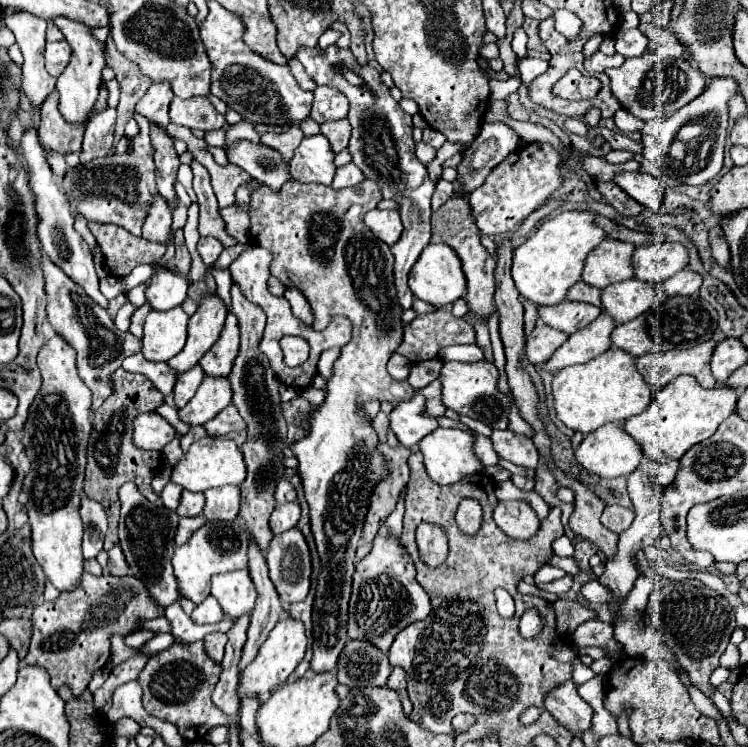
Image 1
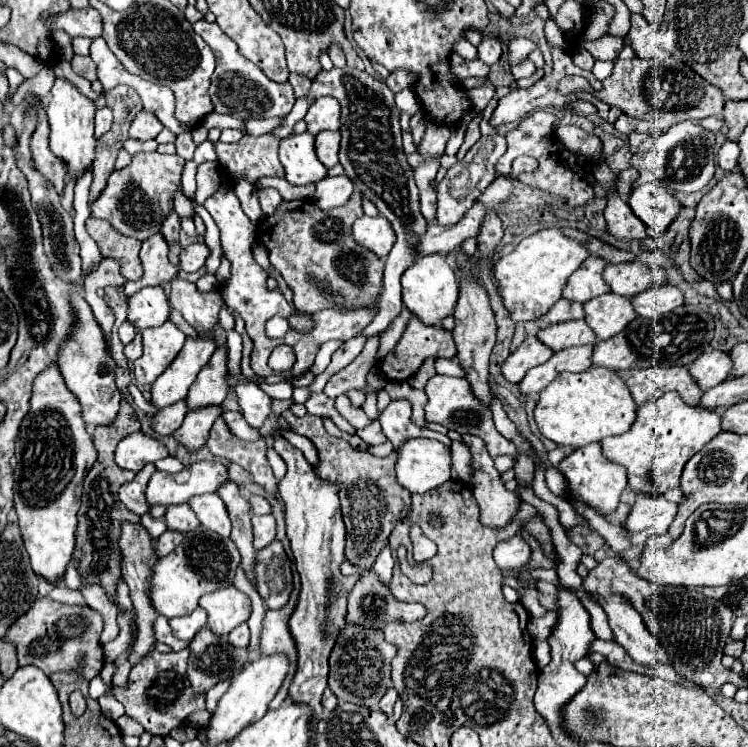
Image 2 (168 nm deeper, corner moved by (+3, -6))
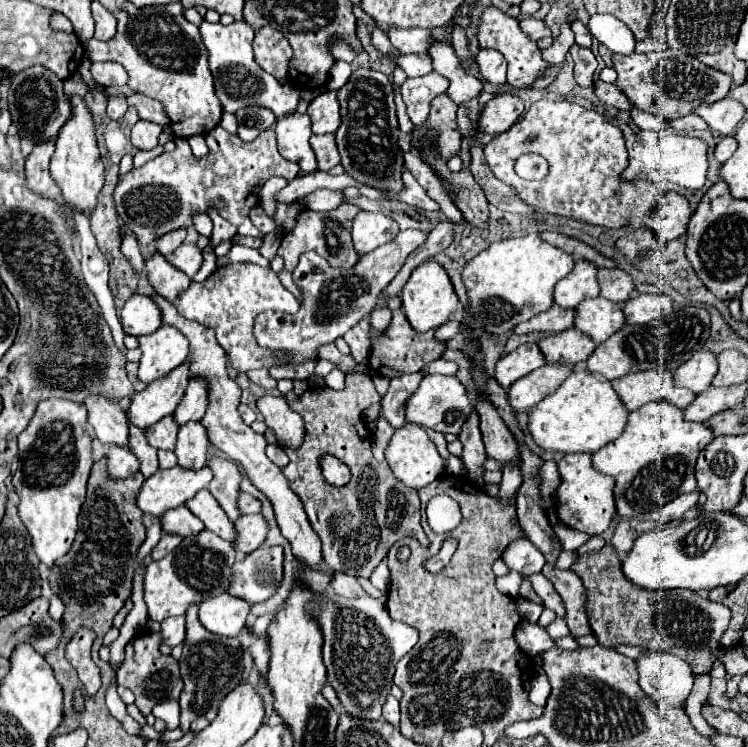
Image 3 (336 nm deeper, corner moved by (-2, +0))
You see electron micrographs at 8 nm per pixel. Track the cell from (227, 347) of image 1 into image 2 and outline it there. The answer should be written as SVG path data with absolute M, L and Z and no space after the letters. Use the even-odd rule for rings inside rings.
M219 347L209 363L199 371L195 383L187 393L187 409L199 409L209 405L221 405L227 397L227 349Z

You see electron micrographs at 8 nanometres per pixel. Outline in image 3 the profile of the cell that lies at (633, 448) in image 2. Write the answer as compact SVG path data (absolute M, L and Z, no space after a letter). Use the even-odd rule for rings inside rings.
M662 399L632 411L624 433L598 449L592 463L598 471L616 479L616 511L622 517L632 517L660 507L682 493L696 491L696 457L712 439L712 429L706 423L686 421L682 409Z

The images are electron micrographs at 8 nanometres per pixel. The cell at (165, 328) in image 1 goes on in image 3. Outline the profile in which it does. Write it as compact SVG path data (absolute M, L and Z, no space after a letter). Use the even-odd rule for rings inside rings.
M162 325L150 335L140 337L140 365L138 379L144 383L152 383L158 377L164 377L174 367L178 367L188 355L186 337L176 329Z

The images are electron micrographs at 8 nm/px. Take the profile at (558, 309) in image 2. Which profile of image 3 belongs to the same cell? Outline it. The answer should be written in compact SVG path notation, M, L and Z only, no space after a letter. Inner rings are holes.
M552 305L546 313L540 313L532 317L530 321L524 321L516 325L514 333L530 333L530 331L548 331L548 333L558 333L574 325L576 319L576 309L562 309L560 305Z

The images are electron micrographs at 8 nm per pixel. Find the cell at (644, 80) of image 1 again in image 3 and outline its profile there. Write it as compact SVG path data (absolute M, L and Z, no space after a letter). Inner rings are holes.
M666 49L648 55L614 55L614 69L618 73L616 87L630 99L630 103L642 111L658 115L668 123L694 113L700 105L712 105L728 95L732 89L732 77L722 71L712 71L712 67L700 63L692 55L682 51Z

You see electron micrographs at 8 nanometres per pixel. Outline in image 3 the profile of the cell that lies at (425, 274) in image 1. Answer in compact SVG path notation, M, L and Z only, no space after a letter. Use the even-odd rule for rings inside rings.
M426 261L420 267L416 267L408 279L408 283L402 289L402 309L410 321L410 325L418 331L430 331L440 327L450 319L450 315L458 307L458 295L452 287L450 277L446 275L446 269L436 261Z

